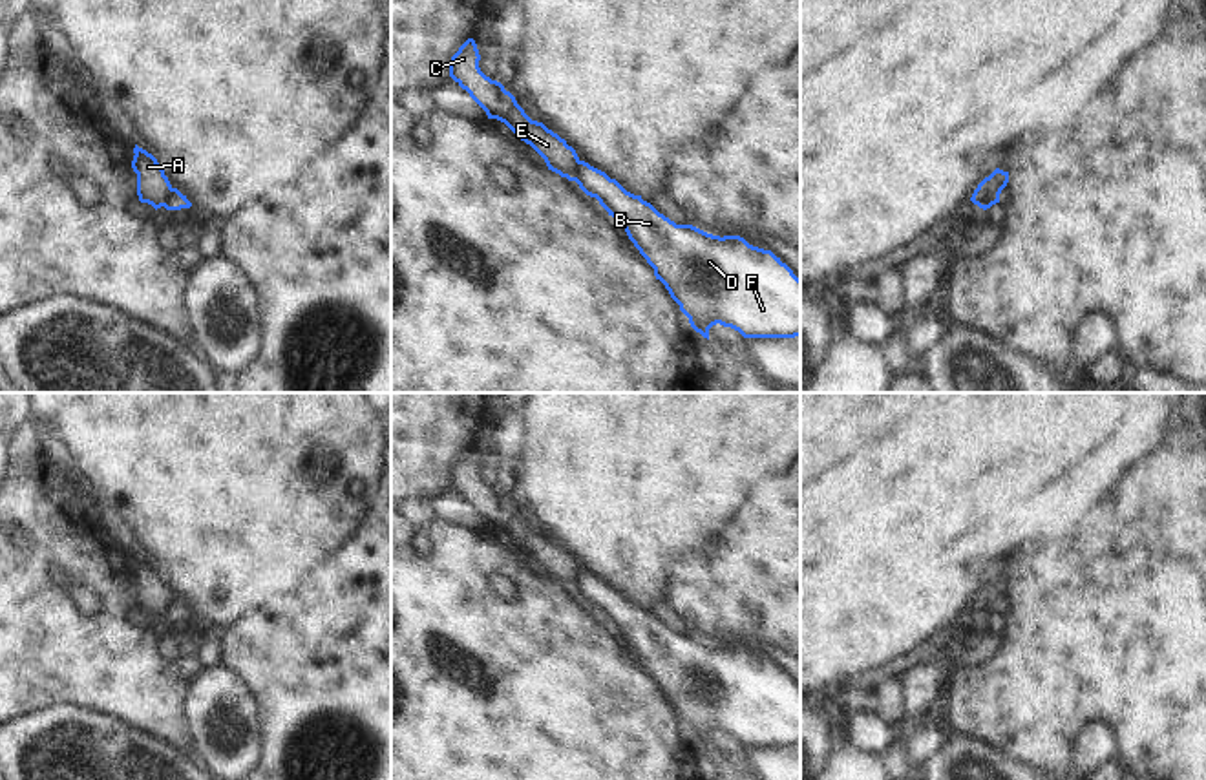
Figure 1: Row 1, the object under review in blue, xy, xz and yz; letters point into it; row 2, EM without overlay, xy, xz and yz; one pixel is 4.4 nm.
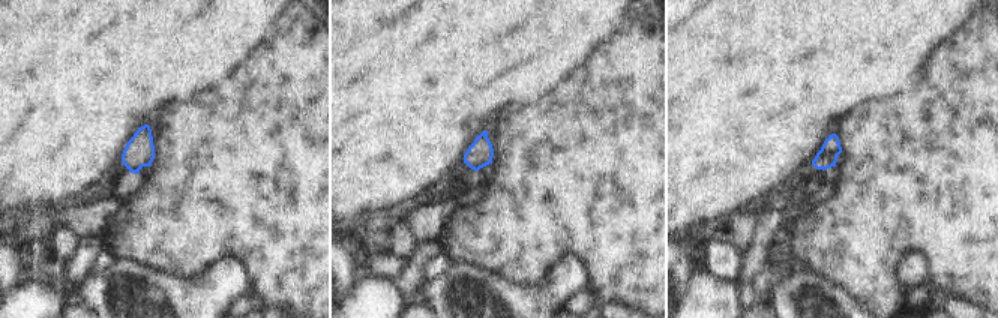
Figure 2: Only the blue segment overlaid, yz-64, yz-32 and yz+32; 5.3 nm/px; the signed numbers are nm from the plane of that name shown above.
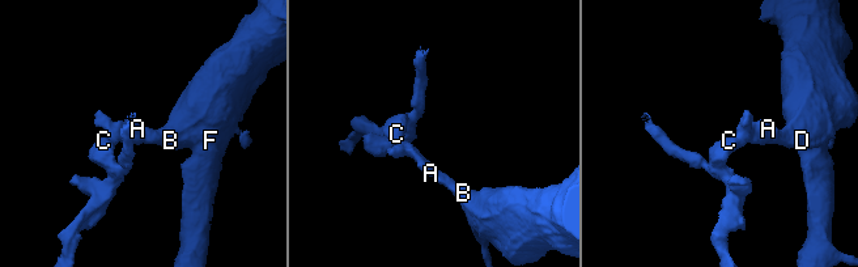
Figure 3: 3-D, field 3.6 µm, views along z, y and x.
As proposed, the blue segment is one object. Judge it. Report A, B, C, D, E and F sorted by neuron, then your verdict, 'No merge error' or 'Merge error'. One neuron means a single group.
Groups: A C E / B D F. Merge error.

